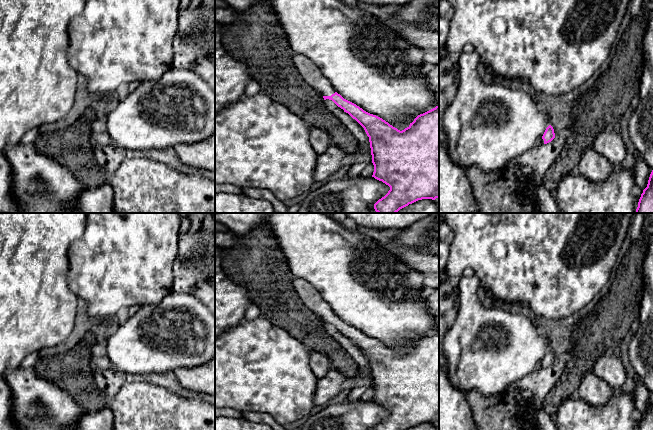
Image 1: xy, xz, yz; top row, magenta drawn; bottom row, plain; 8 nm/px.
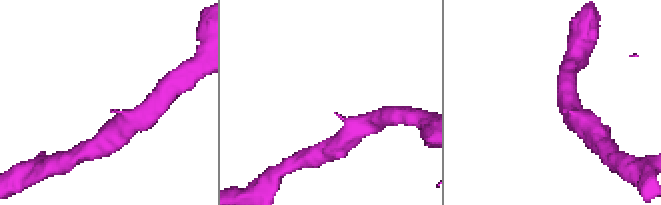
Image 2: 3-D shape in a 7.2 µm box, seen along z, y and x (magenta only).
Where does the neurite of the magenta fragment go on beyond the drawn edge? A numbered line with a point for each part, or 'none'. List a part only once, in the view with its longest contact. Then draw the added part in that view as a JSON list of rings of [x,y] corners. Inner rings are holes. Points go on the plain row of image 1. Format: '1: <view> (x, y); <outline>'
1: xz (311, 298); [[[294,277],[292,284],[303,304],[320,318],[331,320],[336,316],[320,293],[306,280]]]

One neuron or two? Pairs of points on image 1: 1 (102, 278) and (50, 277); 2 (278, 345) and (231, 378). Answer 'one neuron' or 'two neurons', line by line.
1: two neurons
2: one neuron

